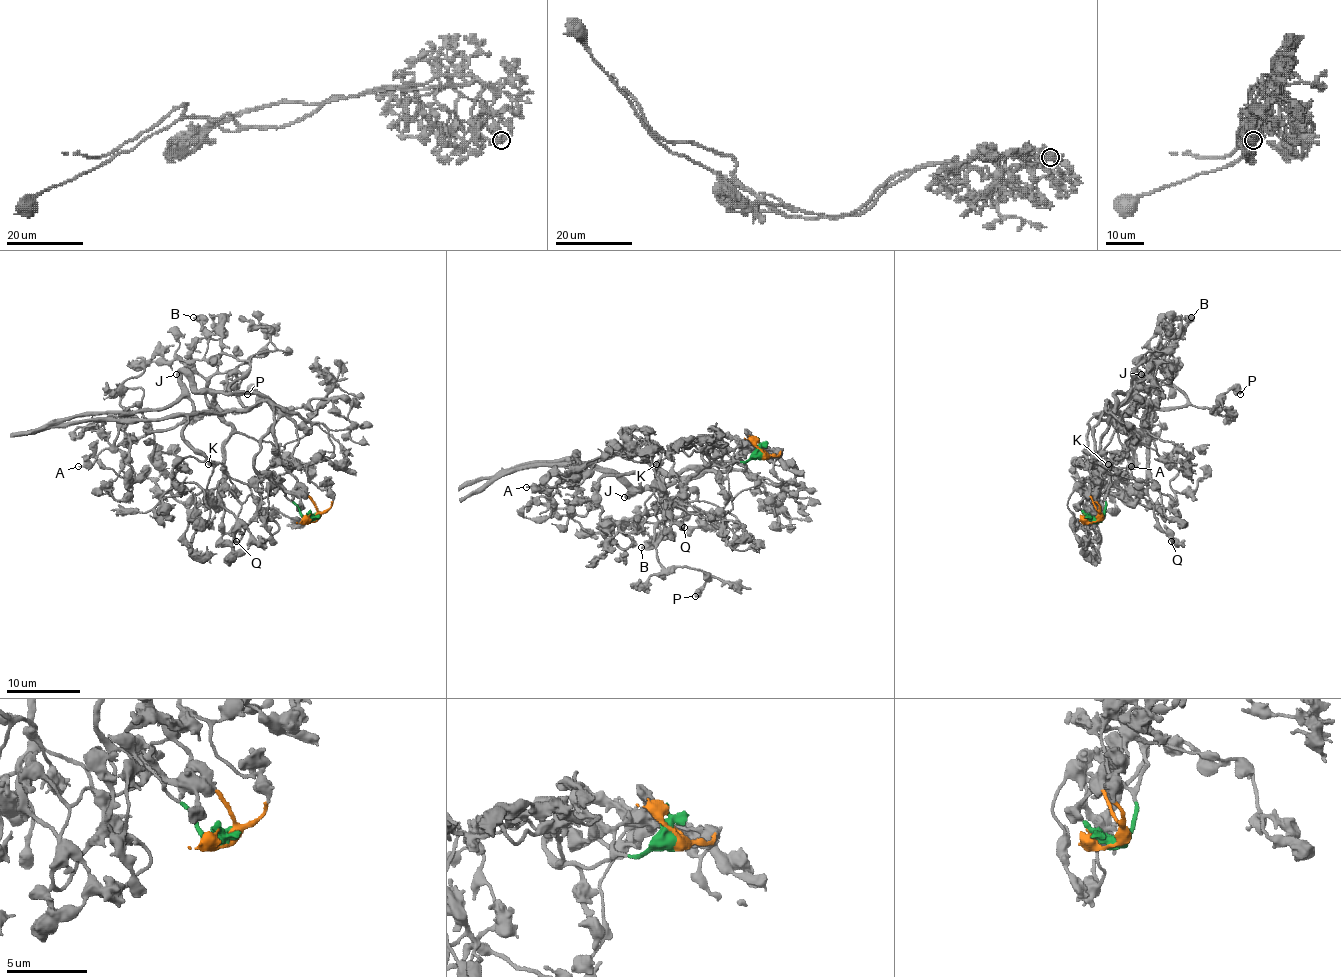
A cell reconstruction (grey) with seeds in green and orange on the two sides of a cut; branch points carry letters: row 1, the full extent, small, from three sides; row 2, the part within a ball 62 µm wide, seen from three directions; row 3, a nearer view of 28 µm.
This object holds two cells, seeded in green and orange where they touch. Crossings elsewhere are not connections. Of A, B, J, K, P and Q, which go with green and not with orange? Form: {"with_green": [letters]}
{"with_green": ["B", "J", "P", "Q"]}

